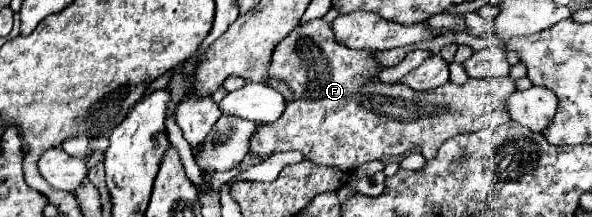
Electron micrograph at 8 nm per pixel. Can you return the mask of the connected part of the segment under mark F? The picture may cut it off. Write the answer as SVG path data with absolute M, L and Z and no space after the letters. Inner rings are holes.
M324 20L300 22L294 32L290 32L278 48L274 48L270 60L270 80L286 80L290 84L290 92L294 92L294 100L286 100L286 112L276 120L276 124L260 124L254 136L250 138L250 156L252 158L268 158L278 152L298 150L304 158L319 165L334 166L342 172L352 172L360 165L394 154L404 154L410 148L418 146L426 160L430 160L440 144L456 134L478 132L482 128L496 128L510 120L504 98L512 94L514 80L508 78L468 78L466 84L444 84L434 90L416 92L406 88L402 82L386 84L378 78L378 72L384 66L378 62L374 50L354 50L346 48L334 38L330 24ZM320 144L334 144L328 148L316 148Z

